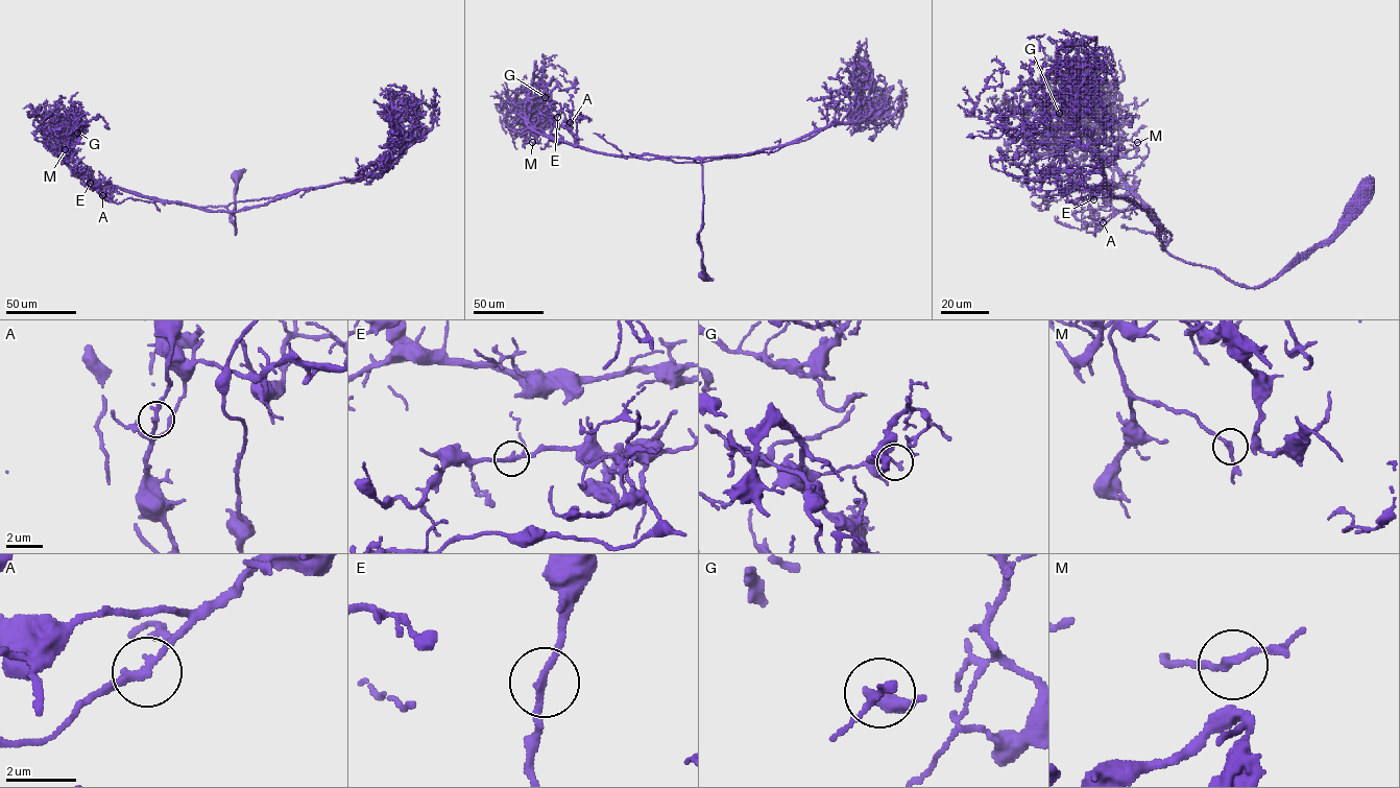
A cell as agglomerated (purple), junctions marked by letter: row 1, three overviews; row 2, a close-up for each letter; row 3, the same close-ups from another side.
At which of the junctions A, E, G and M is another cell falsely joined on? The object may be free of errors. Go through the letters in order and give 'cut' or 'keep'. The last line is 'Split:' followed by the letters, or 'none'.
A: cut
E: keep
G: keep
M: keep
Split: A

